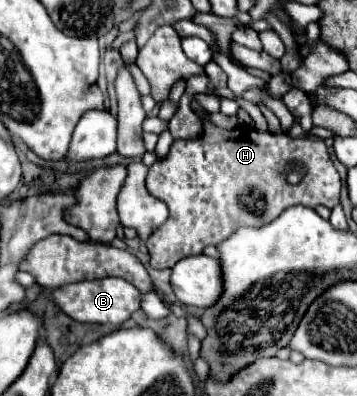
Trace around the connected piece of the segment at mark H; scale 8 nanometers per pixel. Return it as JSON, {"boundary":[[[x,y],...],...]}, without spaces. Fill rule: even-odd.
{"boundary":[[[203,119],[203,135],[199,139],[173,141],[169,153],[149,167],[147,189],[153,197],[163,199],[169,207],[169,219],[147,239],[151,267],[171,269],[175,261],[189,255],[199,255],[207,245],[217,245],[243,225],[263,225],[273,221],[291,205],[305,205],[311,209],[323,205],[333,209],[339,203],[341,178],[329,159],[323,139],[319,137],[289,139],[287,135],[259,133],[247,125],[239,125],[232,130],[219,129]],[[291,163],[297,163],[305,169],[305,175],[297,185],[289,185],[285,181]]]}

